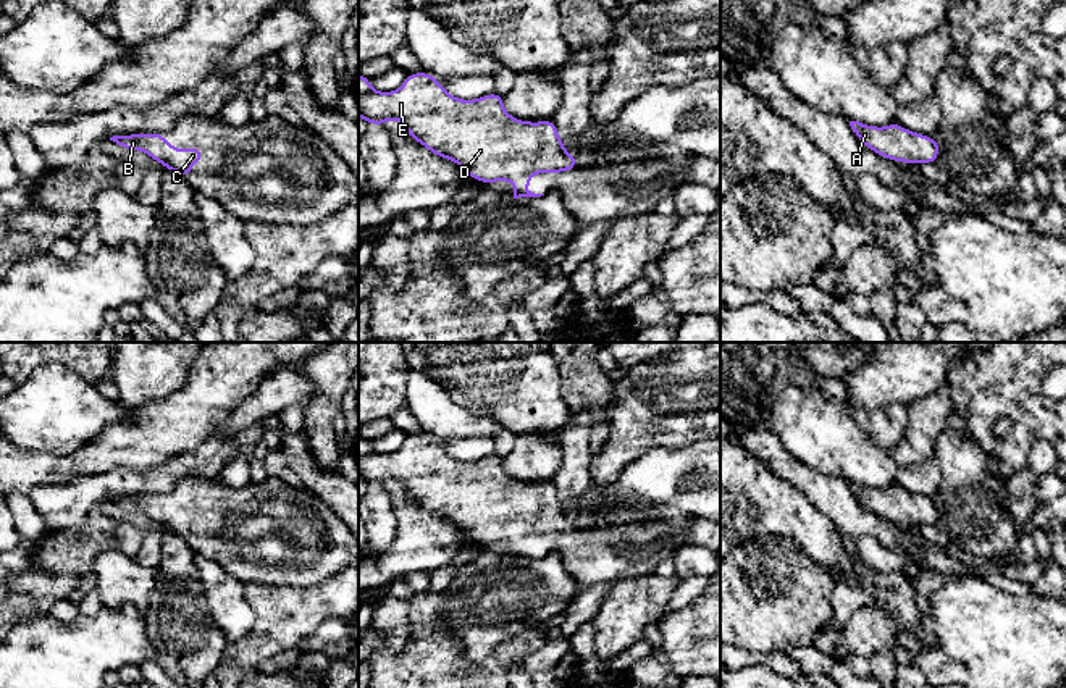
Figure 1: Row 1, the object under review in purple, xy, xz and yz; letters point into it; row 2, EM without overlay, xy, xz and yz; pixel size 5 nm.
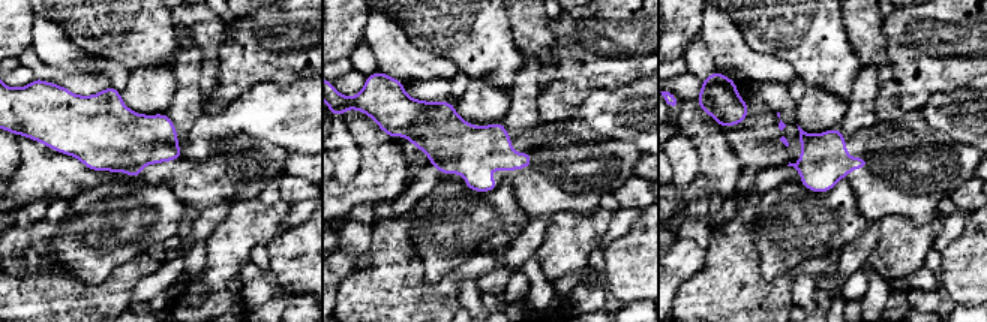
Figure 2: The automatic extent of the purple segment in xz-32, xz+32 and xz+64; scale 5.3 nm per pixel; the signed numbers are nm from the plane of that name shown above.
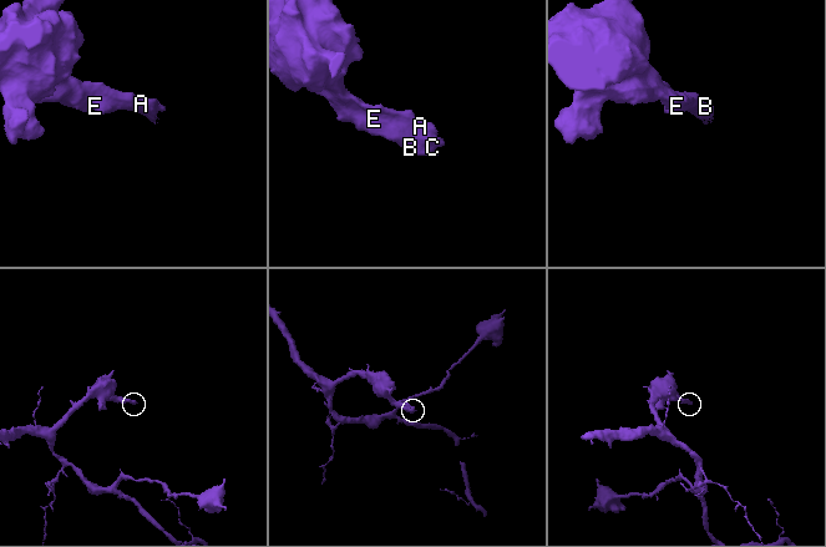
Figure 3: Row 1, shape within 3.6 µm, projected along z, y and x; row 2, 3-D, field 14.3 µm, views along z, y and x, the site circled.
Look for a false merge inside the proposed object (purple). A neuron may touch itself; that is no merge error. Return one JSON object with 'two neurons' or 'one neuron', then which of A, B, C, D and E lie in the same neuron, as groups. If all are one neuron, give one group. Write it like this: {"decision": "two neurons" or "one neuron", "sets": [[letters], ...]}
{"decision": "one neuron", "sets": [["A", "B", "C", "D", "E"]]}

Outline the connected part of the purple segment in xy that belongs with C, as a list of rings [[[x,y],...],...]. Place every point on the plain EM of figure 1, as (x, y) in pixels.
[[[160,494],[113,497],[110,502],[128,512],[145,514],[150,520],[160,523],[163,530],[176,533],[184,541],[189,538],[189,531],[204,520],[199,509],[174,510]]]

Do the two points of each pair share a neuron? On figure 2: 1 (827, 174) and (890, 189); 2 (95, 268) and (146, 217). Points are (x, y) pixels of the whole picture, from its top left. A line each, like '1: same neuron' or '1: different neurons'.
1: same neuron
2: same neuron

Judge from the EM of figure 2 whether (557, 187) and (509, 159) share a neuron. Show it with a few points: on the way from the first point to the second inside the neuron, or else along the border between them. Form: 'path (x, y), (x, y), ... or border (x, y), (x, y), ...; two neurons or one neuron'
path (545, 187), (537, 187), (521, 171); one neuron

